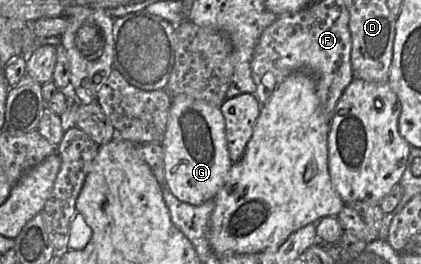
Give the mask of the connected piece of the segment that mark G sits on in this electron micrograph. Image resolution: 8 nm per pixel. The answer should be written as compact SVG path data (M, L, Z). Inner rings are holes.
M179 94L171 99L169 121L162 139L165 186L182 202L191 205L215 198L232 167L219 106Z

